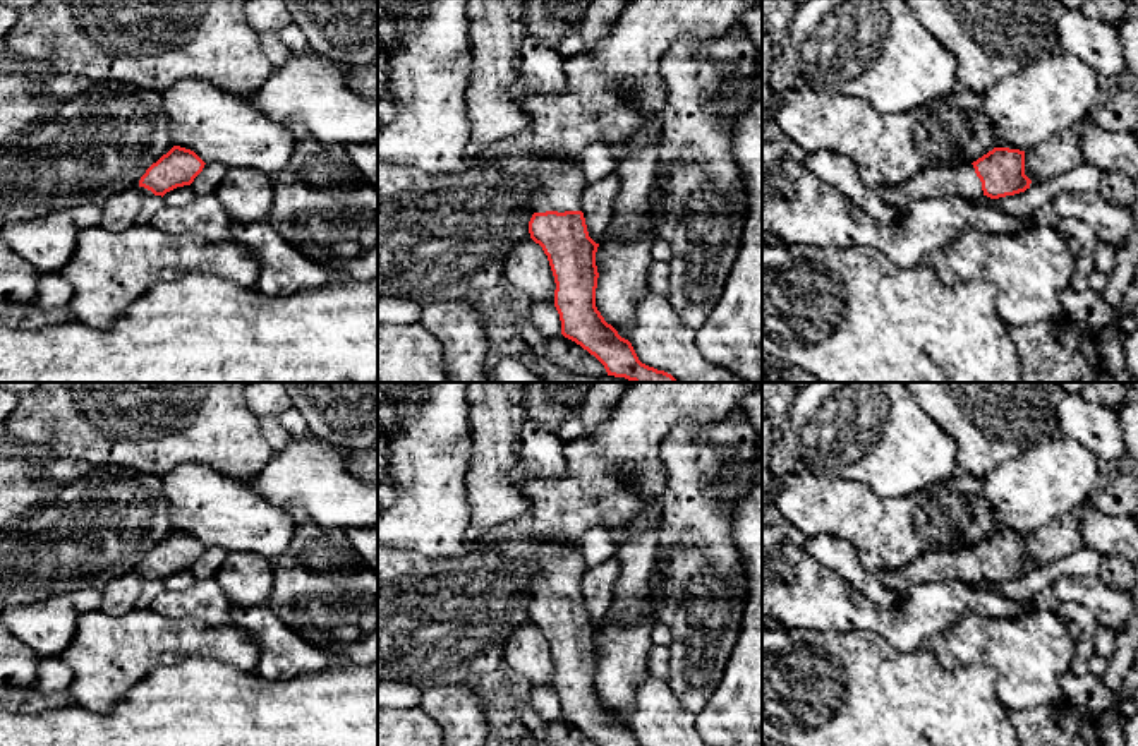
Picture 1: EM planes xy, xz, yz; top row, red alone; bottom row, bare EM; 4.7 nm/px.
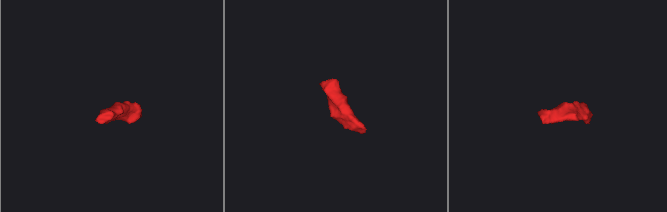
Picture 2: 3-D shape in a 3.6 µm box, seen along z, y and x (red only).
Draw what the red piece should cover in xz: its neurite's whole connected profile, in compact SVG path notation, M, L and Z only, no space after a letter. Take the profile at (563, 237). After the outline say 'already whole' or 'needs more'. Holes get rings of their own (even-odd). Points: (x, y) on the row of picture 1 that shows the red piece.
M508 153L501 159L506 177L530 190L532 218L529 221L530 238L539 244L548 256L556 290L554 307L561 321L561 334L590 355L606 369L608 376L625 377L633 382L678 382L671 374L642 364L632 343L604 321L596 307L597 266L596 244L587 232L582 209L582 194L587 180L580 161L541 153Z; needs more

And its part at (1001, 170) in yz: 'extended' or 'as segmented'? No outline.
extended

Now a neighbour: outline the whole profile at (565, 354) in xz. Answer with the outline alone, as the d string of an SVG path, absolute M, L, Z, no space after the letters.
M563 334L549 338L546 355L556 367L566 372L592 377L608 376L604 365L594 355Z

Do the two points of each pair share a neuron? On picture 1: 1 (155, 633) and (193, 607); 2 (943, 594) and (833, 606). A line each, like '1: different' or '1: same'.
1: different
2: same

